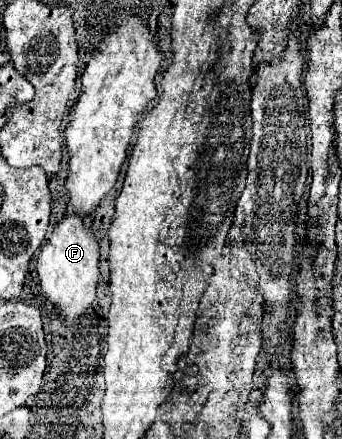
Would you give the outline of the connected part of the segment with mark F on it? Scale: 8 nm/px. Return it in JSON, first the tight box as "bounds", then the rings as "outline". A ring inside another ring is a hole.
{"bounds":[37,215,99,325],"outline":[[[65,215],[55,227],[49,243],[43,245],[37,257],[37,273],[43,295],[59,309],[65,325],[73,325],[95,299],[95,287],[99,279],[99,243],[91,229],[85,227],[81,217]]]}

